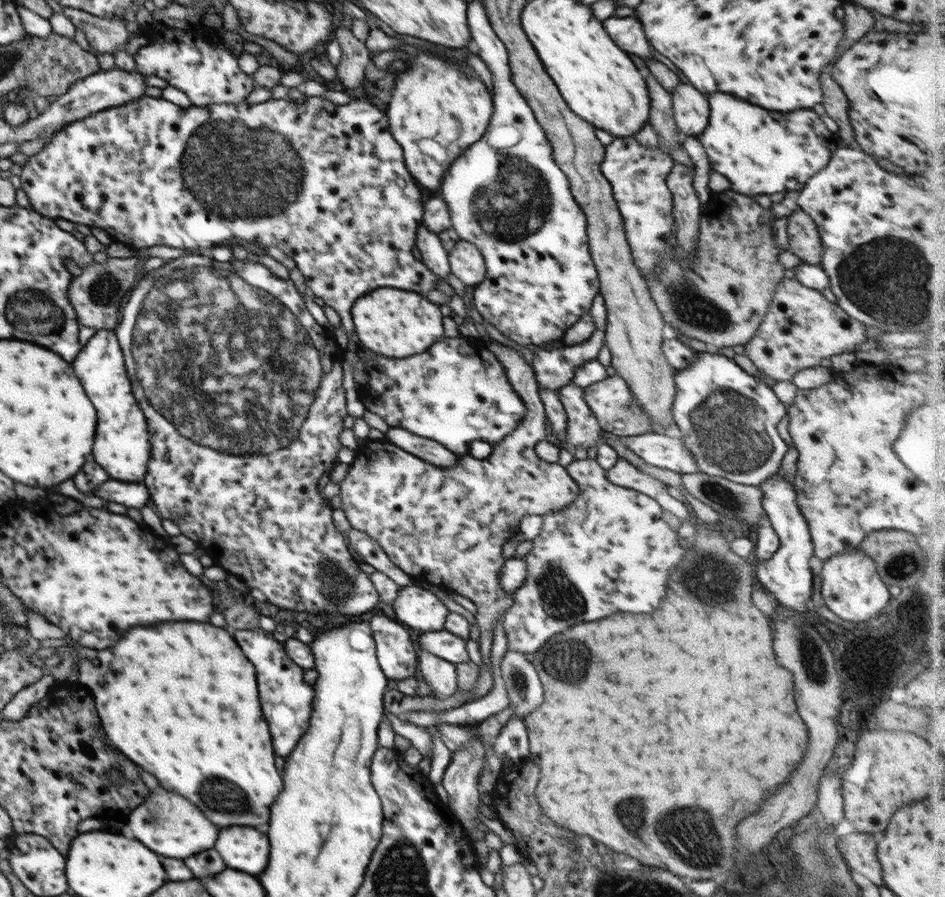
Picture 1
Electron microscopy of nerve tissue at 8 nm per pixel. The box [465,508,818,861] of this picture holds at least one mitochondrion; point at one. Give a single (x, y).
(559, 597)

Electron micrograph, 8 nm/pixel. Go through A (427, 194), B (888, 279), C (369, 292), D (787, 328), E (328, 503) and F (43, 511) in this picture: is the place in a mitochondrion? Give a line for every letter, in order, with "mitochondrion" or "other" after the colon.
A: other
B: mitochondrion
C: other
D: other
E: other
F: other

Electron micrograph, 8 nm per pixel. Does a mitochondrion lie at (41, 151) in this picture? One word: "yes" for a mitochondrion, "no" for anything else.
no

